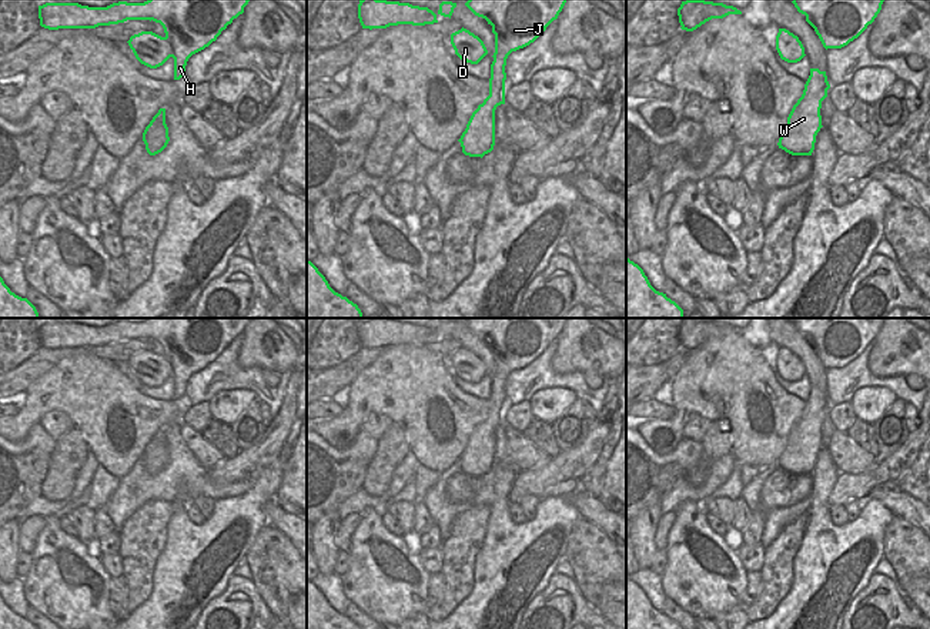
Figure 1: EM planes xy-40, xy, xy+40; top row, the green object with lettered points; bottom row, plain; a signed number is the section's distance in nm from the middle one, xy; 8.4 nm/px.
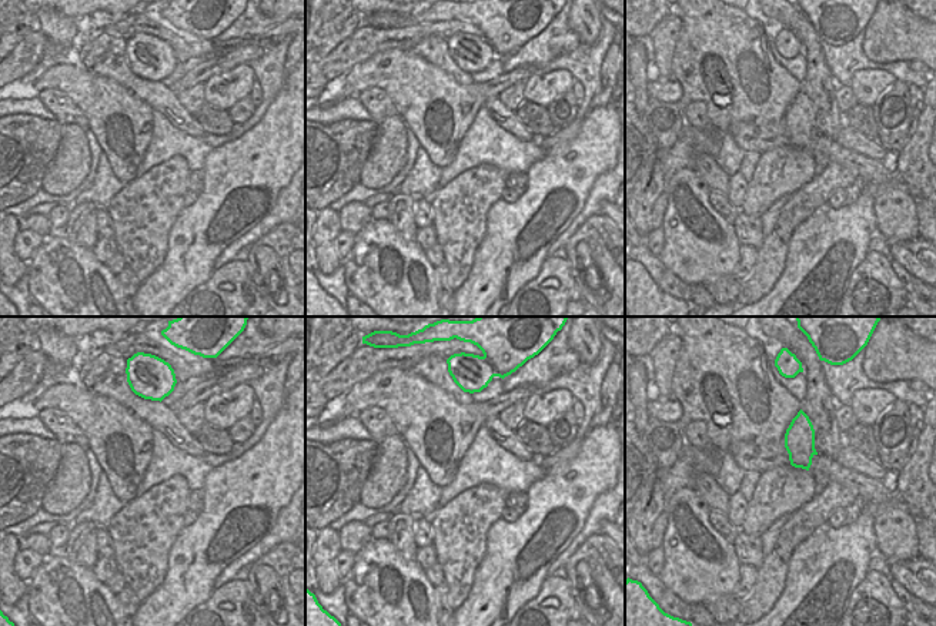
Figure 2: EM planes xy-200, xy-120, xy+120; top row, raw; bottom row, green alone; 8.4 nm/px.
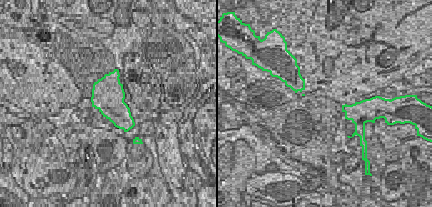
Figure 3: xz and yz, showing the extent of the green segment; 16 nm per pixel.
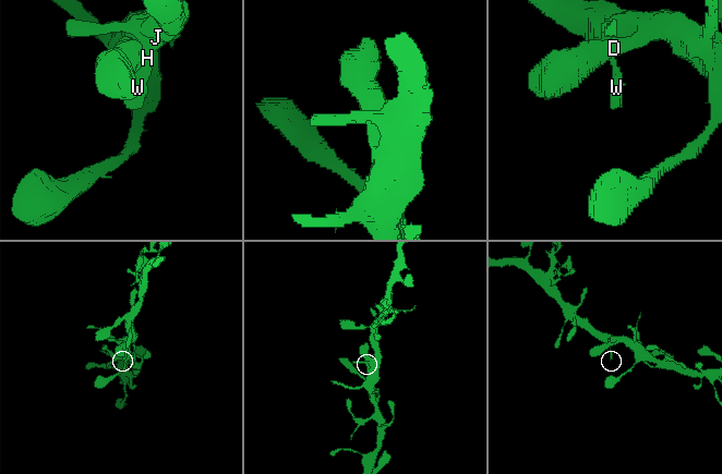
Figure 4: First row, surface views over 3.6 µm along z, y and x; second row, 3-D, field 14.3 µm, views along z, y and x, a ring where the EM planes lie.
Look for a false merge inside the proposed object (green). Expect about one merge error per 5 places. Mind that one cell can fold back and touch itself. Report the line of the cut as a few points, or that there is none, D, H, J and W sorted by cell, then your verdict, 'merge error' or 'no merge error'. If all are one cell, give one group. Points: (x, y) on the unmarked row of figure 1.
no cut | D H J W | no merge error

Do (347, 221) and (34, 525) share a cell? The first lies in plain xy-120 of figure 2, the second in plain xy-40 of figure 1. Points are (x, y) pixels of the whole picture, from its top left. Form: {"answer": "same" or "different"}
{"answer": "same"}

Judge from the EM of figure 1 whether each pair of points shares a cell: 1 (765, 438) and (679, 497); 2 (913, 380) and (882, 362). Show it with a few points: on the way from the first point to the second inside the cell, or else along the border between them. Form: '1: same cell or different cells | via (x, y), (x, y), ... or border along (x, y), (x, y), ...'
1: different cells | border along (729, 452), (736, 461)
2: different cells | border along (915, 372), (906, 377)

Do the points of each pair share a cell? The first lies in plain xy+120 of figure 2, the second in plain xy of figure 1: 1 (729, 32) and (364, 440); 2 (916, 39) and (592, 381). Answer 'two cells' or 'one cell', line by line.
1: two cells
2: two cells

